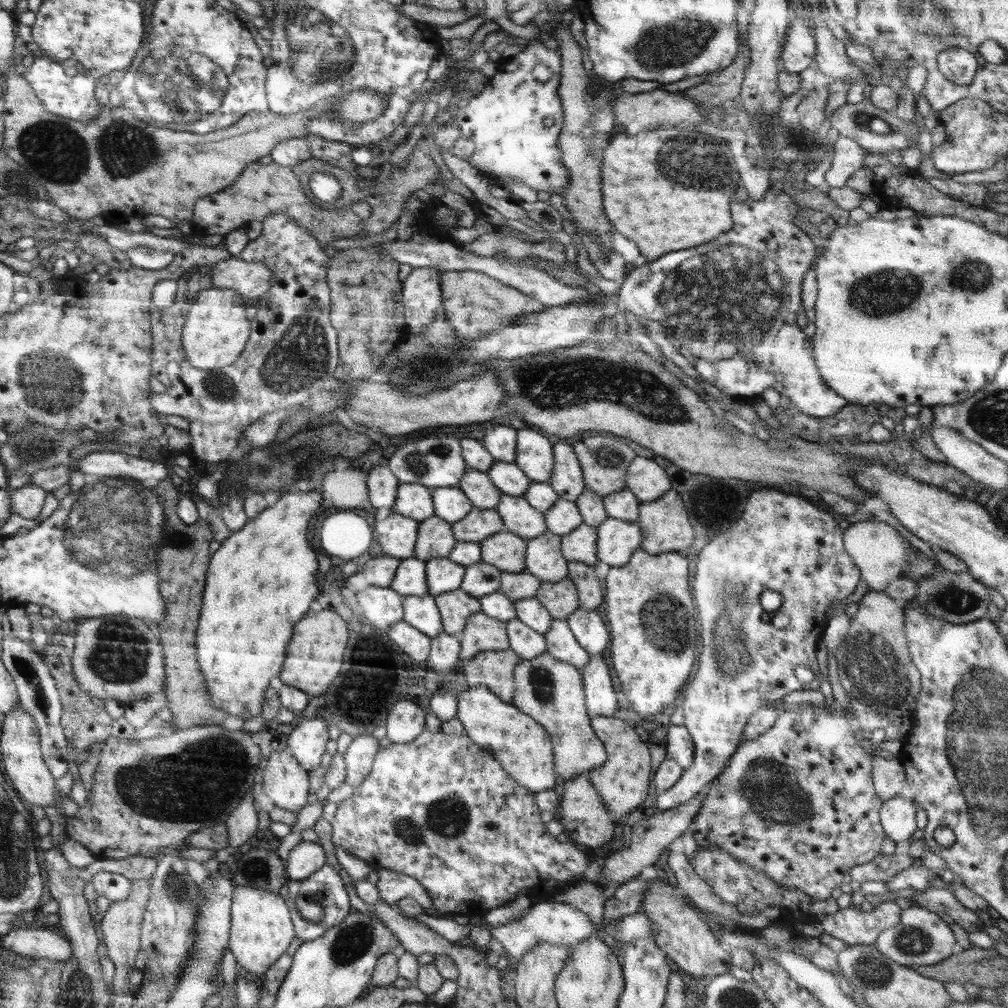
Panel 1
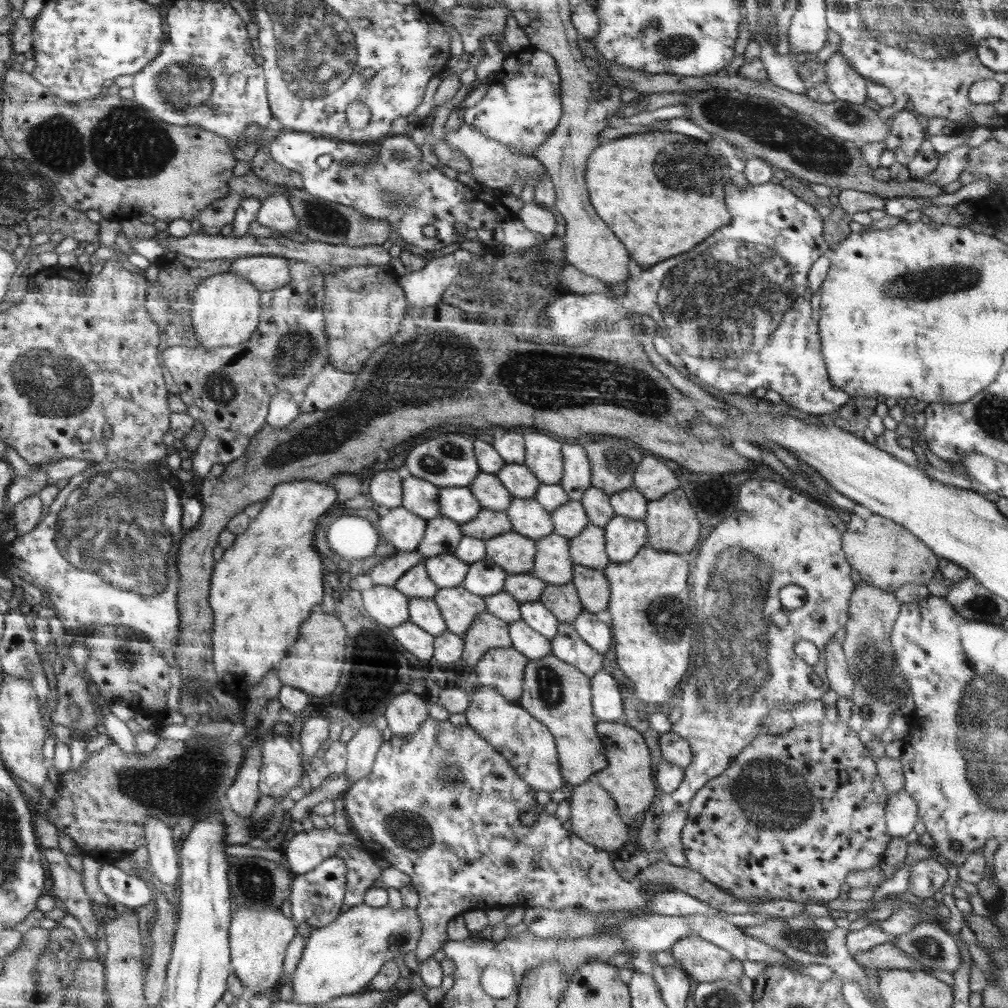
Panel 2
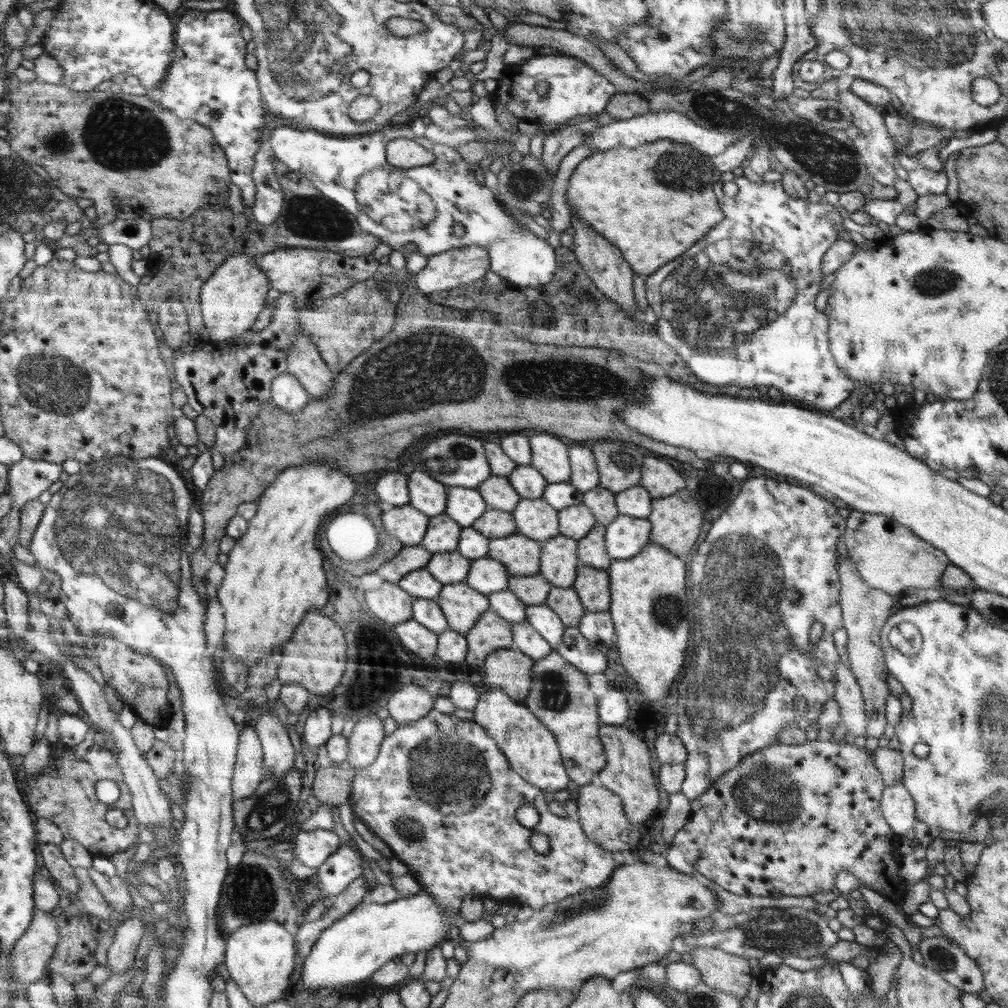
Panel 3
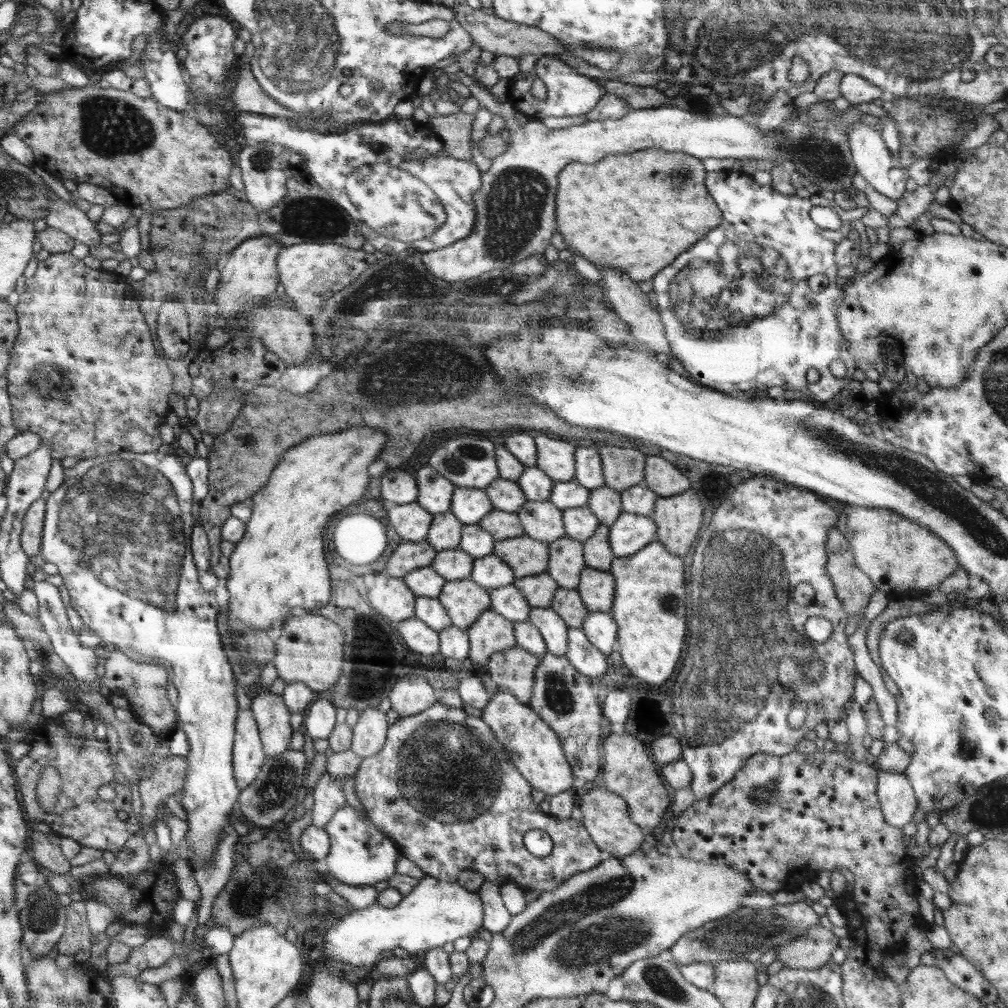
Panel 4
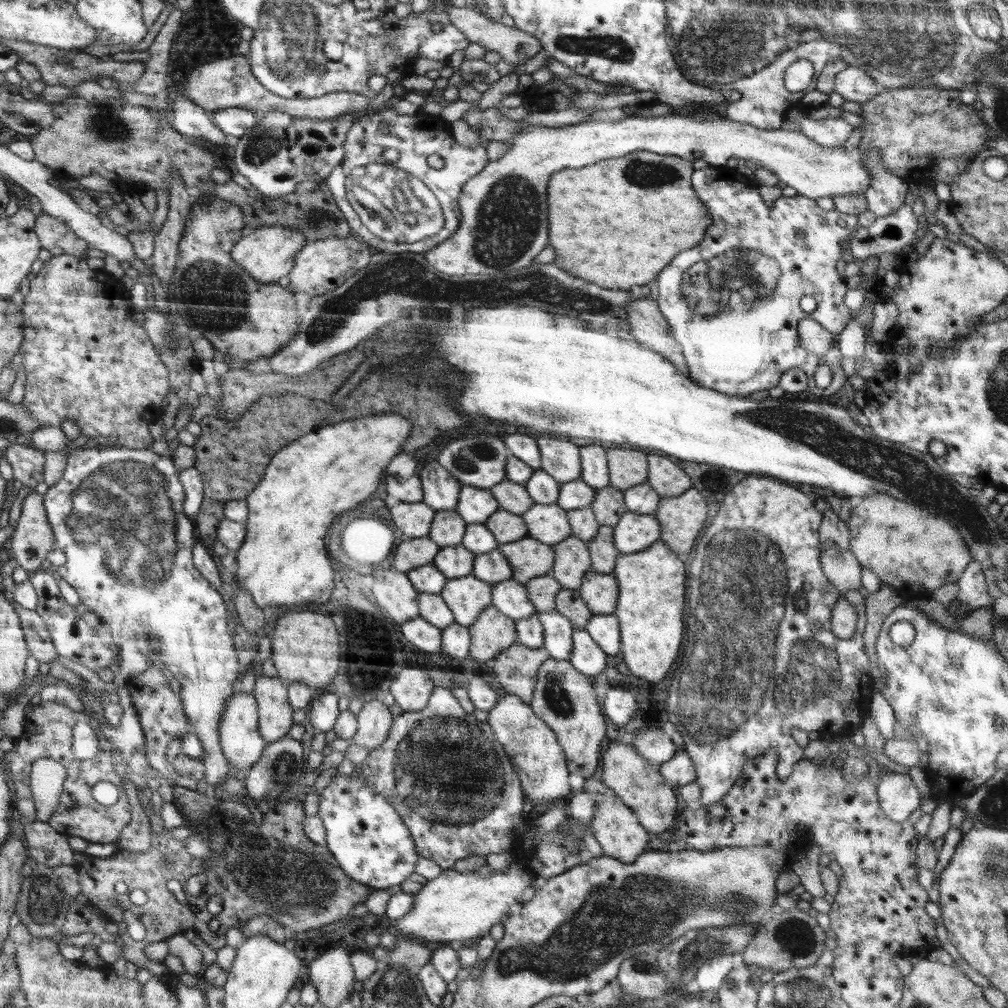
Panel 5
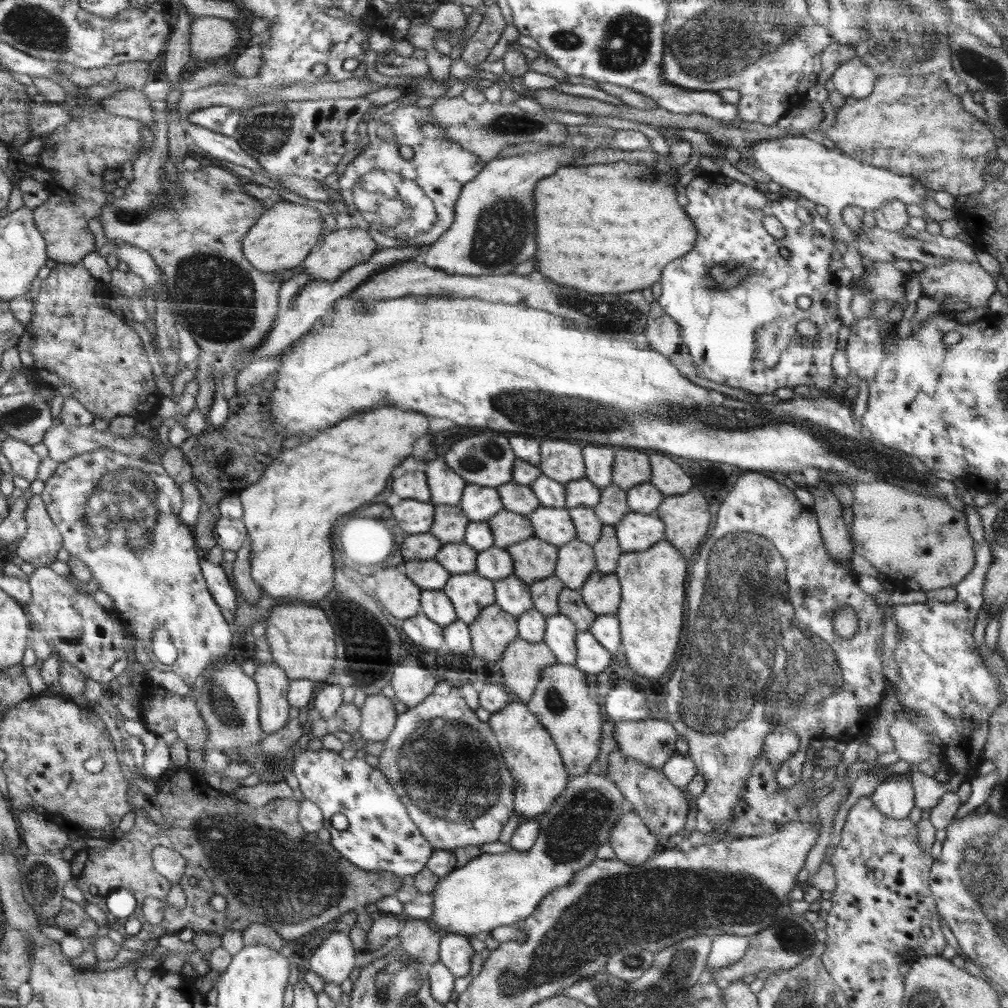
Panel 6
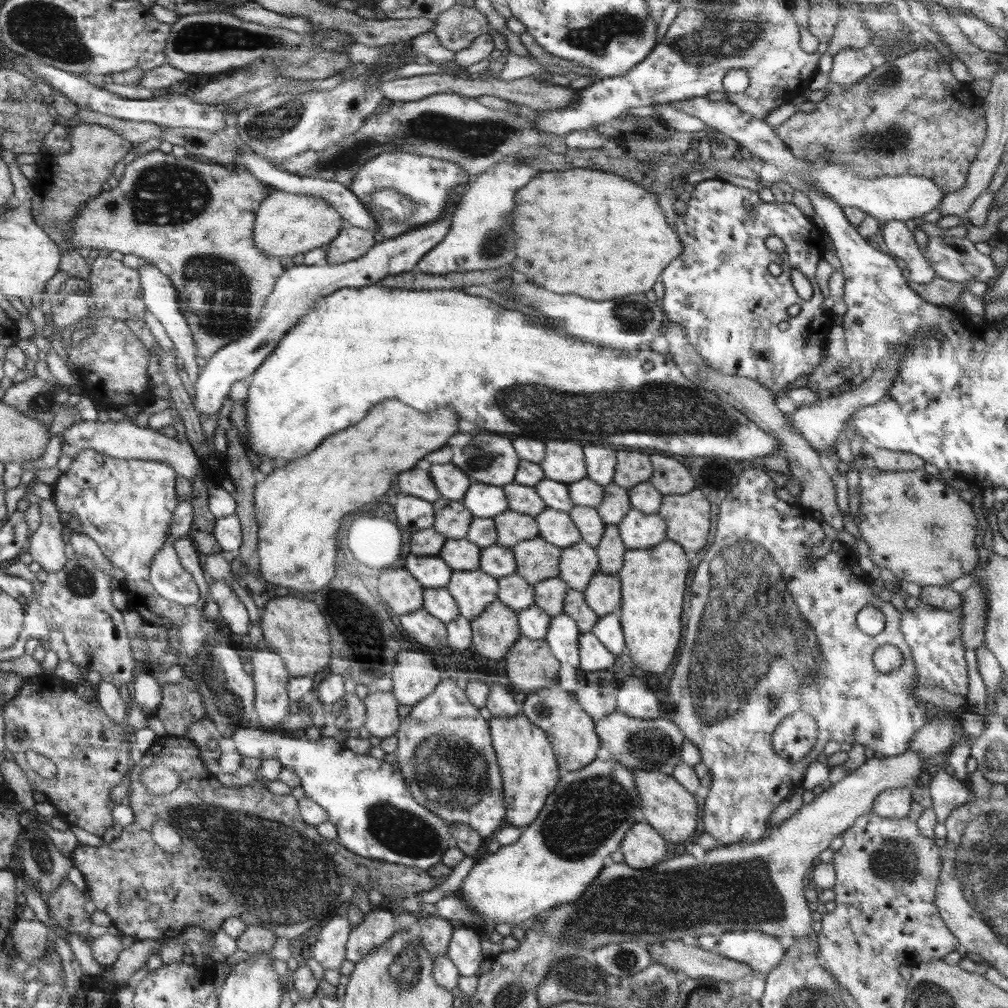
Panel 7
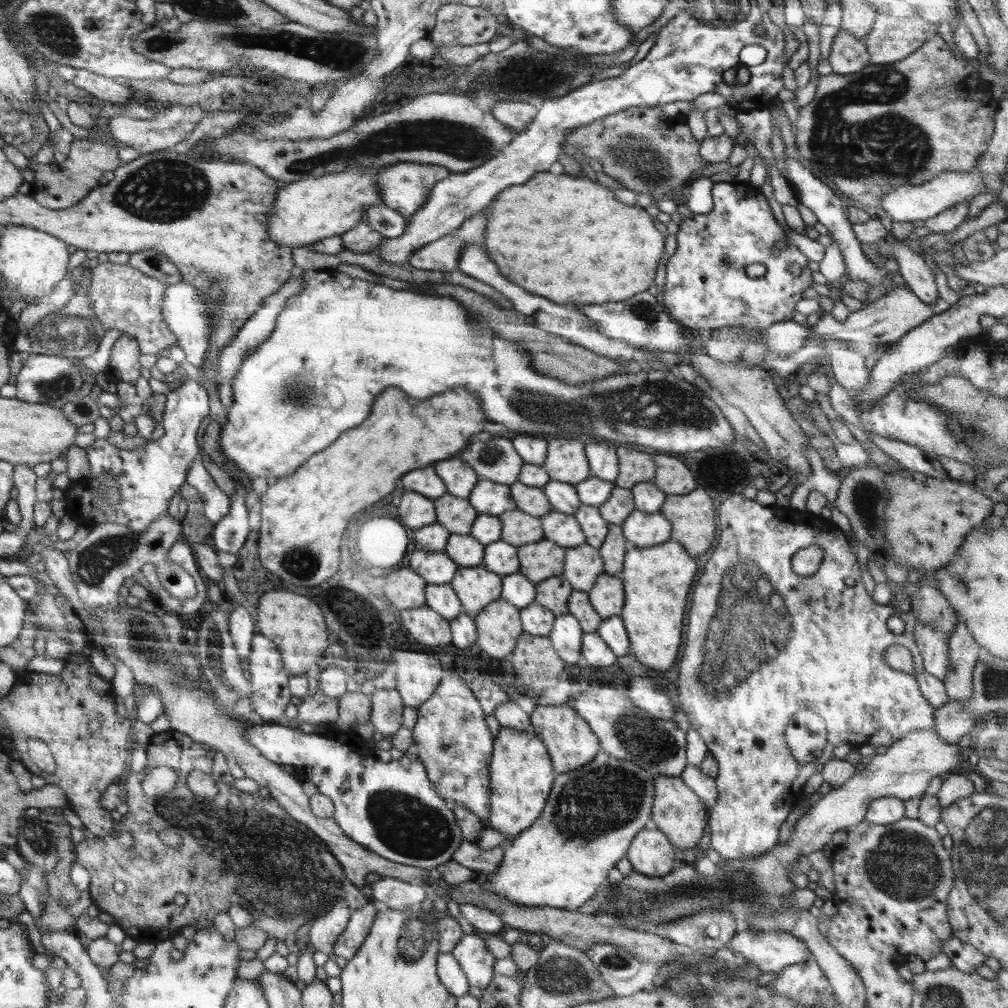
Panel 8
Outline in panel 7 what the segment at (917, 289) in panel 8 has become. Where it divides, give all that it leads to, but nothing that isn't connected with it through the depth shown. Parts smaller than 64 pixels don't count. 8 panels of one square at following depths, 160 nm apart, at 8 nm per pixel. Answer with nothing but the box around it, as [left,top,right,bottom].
[882,220,937,284]

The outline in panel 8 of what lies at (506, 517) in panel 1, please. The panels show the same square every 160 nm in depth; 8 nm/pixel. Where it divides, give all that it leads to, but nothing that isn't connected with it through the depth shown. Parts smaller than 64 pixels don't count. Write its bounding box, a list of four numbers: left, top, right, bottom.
[541,511,586,549]

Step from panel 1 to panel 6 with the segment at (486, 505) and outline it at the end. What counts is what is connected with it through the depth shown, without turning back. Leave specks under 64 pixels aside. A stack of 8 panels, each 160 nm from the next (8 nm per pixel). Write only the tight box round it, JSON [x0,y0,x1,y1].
[497,480,542,515]

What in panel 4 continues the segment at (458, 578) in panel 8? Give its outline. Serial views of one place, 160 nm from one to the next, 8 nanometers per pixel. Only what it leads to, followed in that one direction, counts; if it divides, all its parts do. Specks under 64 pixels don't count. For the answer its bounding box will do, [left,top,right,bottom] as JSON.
[437,578,491,630]

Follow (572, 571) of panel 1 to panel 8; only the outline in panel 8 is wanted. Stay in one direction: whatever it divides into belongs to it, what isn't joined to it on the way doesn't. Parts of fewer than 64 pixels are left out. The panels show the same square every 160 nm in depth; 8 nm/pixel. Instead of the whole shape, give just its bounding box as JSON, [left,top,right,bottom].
[587,572,625,619]

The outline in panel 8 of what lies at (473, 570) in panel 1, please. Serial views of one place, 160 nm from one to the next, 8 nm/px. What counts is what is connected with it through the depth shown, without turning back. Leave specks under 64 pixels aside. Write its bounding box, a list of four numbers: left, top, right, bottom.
[482,539,519,575]

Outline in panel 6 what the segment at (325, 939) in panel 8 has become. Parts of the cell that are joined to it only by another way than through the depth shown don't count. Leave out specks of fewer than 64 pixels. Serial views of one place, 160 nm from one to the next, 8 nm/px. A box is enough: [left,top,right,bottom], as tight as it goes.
[310,931,356,985]

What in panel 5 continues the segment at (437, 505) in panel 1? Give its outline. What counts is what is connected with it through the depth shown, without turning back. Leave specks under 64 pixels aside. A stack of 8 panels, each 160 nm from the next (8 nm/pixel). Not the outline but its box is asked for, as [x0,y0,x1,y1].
[454,485,499,524]

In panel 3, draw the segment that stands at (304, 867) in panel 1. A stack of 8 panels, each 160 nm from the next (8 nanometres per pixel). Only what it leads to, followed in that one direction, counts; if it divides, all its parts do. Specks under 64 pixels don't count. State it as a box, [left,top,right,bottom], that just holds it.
[294,830,342,868]

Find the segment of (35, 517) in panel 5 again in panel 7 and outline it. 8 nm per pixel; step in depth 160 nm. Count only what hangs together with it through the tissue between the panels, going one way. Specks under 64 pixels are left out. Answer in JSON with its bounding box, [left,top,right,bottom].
[28,499,66,572]

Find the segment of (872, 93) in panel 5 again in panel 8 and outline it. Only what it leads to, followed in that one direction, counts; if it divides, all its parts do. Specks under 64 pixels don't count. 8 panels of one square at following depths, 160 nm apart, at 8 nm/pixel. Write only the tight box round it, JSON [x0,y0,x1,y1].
[827,29,870,74]

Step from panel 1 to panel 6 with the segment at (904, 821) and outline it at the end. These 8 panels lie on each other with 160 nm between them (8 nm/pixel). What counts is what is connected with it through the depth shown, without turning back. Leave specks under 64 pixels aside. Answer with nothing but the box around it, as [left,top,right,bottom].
[869,777,915,820]

